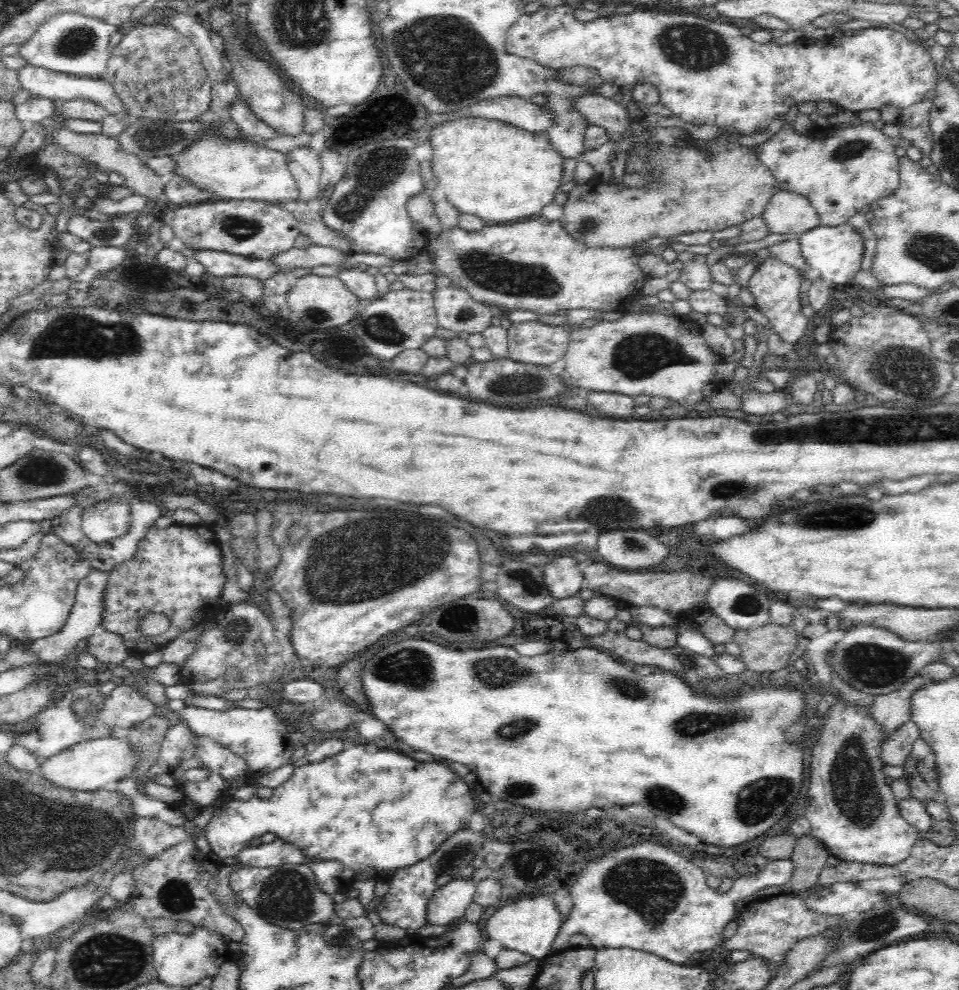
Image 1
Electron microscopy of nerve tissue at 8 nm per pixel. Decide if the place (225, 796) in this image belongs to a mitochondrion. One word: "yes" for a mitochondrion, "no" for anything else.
no

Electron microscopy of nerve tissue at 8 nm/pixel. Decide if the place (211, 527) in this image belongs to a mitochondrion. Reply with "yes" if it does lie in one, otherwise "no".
no

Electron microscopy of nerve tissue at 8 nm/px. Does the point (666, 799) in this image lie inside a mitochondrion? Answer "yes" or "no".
yes

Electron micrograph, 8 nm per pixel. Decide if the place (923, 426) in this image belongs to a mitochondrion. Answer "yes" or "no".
yes

